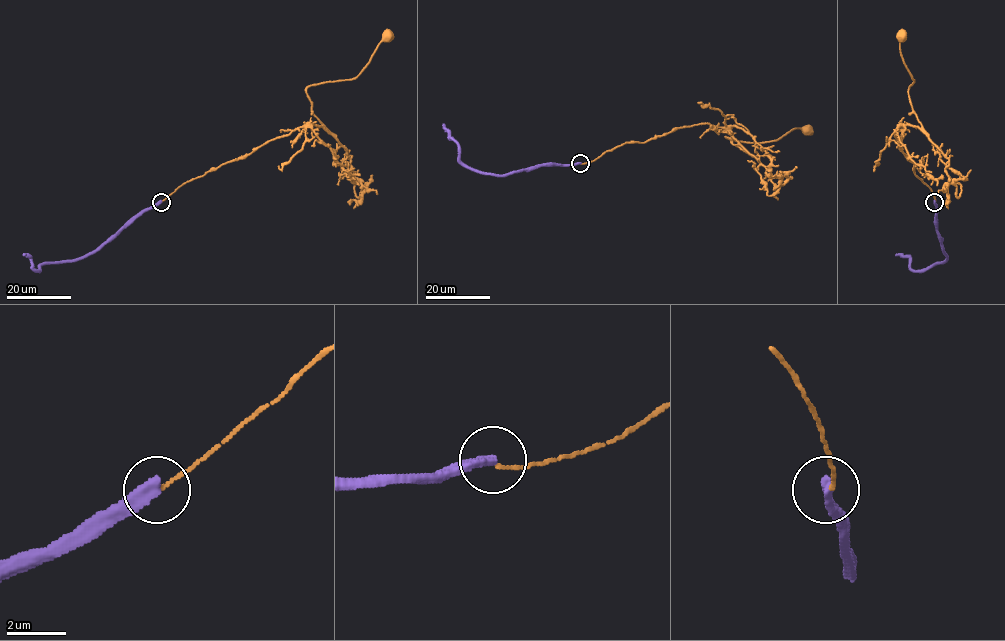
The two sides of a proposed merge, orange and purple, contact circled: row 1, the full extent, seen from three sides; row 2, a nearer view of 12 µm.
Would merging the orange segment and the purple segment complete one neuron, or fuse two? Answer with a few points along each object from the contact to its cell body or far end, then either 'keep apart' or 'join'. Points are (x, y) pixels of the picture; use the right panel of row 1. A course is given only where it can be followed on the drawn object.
orange runs (934, 202), (895, 136), (902, 125), (923, 127), (908, 93), (914, 81), (900, 53), (901, 35); purple runs (934, 202), (936, 231), (946, 258), (913, 270), (908, 257), (896, 255); keep apart

